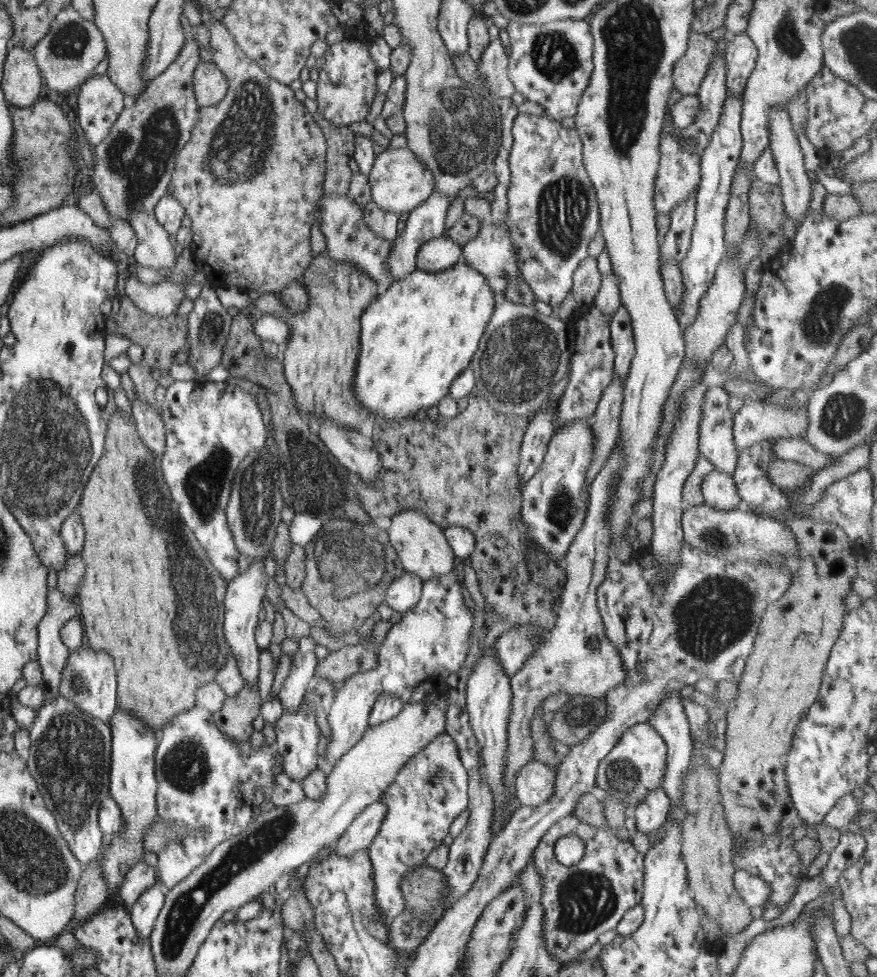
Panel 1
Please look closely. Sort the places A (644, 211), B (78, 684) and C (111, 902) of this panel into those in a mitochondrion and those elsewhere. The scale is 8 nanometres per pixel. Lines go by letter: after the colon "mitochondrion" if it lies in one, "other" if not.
A: other
B: mitochondrion
C: other

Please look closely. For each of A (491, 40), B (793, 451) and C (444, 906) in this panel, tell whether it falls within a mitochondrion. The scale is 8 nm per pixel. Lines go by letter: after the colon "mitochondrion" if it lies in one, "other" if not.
A: other
B: other
C: other

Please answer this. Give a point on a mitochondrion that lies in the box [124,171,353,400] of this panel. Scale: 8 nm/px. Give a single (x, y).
(212, 326)

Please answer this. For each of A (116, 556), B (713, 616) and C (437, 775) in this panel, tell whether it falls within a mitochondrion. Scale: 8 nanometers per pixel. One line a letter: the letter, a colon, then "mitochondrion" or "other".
A: other
B: mitochondrion
C: mitochondrion

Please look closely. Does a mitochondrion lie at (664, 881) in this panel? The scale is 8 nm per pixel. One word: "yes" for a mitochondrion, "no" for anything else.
no

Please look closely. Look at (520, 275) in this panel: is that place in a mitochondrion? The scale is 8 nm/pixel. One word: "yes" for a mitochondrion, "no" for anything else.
no

